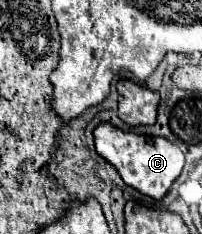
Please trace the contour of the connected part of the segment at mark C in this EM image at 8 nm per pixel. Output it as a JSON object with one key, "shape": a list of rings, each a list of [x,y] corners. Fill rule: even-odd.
{"shape":[[[100,123],[94,129],[94,139],[96,139],[96,151],[110,165],[116,167],[122,181],[154,199],[162,199],[168,193],[172,181],[180,175],[180,171],[184,167],[184,153],[172,141],[168,141],[164,137],[124,133],[110,123]]]}

